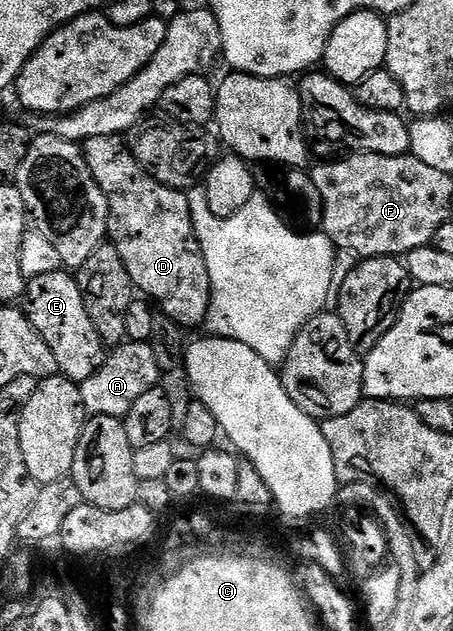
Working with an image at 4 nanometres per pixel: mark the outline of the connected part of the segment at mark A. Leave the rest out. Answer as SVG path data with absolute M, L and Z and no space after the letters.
M146 342L120 343L105 357L104 362L90 376L90 380L79 383L82 392L82 404L89 415L101 414L123 418L134 408L134 404L145 392L157 389L160 385L158 360L154 360L154 348Z

